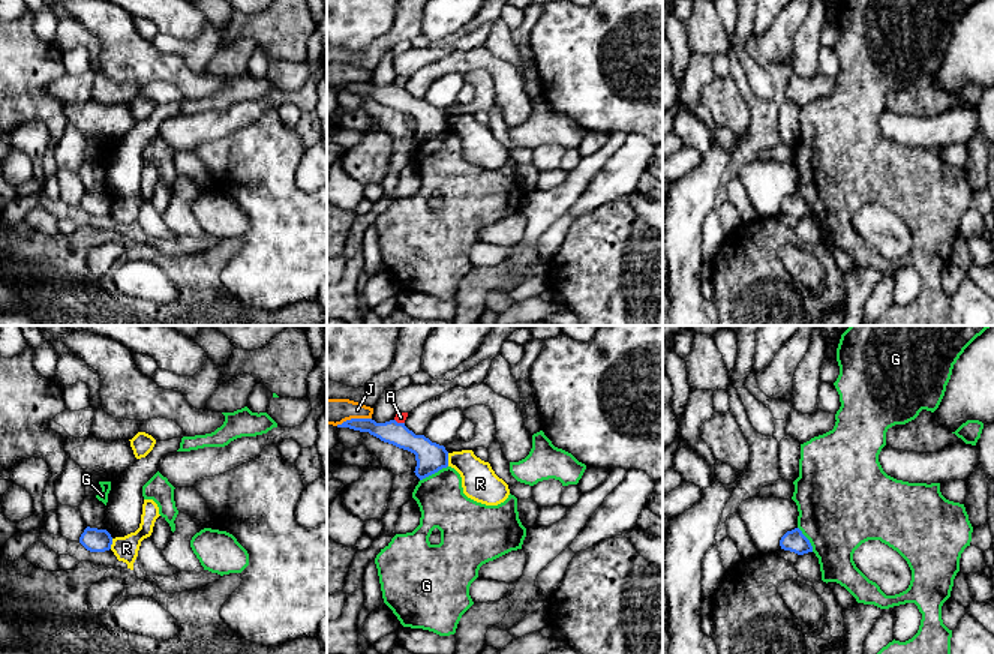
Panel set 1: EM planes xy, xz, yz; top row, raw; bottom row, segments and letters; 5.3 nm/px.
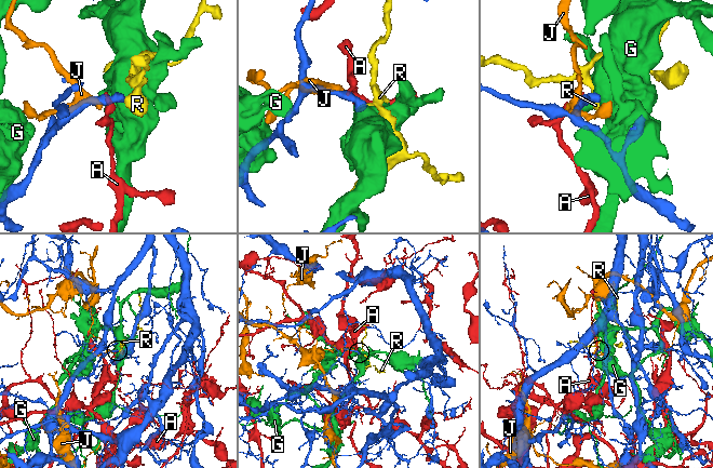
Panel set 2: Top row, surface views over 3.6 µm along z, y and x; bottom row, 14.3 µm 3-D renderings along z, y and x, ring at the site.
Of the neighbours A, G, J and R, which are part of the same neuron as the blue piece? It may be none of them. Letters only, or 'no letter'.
no letter

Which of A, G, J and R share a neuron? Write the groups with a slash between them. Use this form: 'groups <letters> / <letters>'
groups A / G / J / R

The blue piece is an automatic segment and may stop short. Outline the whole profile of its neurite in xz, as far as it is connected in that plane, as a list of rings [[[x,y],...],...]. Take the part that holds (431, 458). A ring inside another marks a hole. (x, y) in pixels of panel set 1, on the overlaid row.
[[[351,418],[337,424],[337,428],[369,432],[384,442],[414,453],[417,460],[414,472],[420,480],[448,466],[448,452],[445,447],[432,442],[424,435],[415,435],[405,426],[405,423],[397,423],[396,420],[376,423],[372,418]]]

